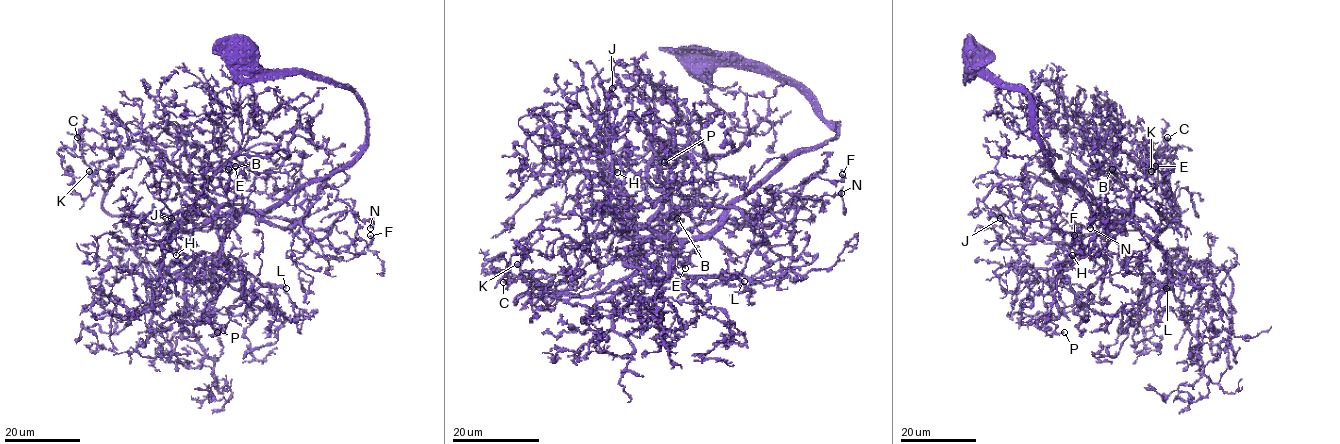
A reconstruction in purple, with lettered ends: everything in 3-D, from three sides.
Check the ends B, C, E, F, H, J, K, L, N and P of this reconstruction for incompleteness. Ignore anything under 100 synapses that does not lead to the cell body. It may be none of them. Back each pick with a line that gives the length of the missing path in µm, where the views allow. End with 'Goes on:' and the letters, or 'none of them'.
L: Missing length about 45 µm
Goes on: L

